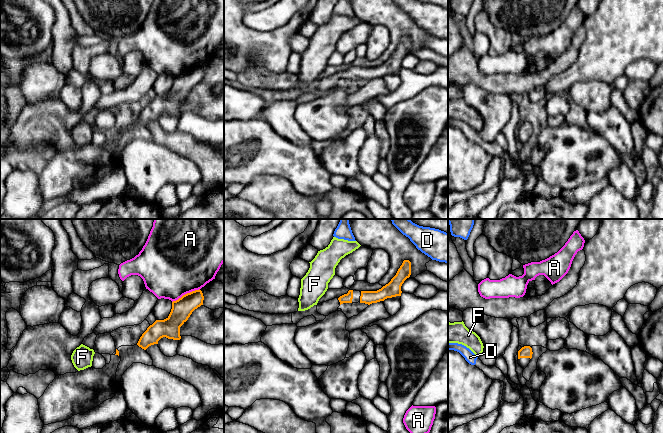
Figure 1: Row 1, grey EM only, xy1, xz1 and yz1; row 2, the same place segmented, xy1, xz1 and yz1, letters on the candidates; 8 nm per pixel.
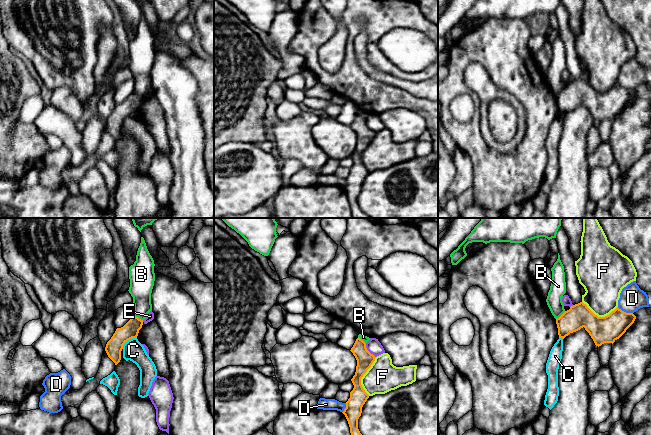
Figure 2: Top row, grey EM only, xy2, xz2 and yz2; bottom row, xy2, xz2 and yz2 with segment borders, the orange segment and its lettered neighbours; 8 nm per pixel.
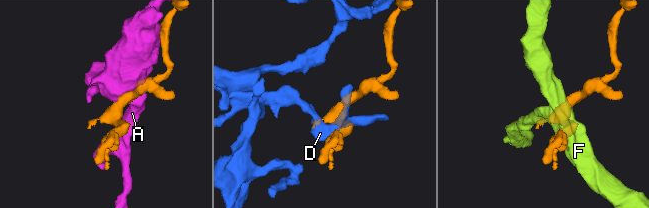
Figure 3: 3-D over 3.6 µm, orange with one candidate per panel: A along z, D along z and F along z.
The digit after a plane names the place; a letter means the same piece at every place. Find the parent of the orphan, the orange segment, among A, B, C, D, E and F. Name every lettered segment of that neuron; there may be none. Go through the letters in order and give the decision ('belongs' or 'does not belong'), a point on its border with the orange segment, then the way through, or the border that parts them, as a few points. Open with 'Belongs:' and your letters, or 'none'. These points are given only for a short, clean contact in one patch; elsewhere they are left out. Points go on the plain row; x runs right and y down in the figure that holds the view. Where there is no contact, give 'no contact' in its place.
Belongs: none
A: does not belong; contact xy1 (185, 70)
B: does not belong; contact yz2 (561, 91); border yz2 (565, 87), (556, 95)
C: does not belong; contact xy2 (128, 115); border xy2 (136, 113), (130, 114), (122, 124)
D: does not belong; contact yz2 (625, 88)
E: does not belong; contact xz2 (367, 126); border xz2 (365, 119), (365, 123), (375, 133)
F: does not belong; contact xz2 (362, 152); border xz2 (376, 133), (361, 154), (361, 162), (368, 171)

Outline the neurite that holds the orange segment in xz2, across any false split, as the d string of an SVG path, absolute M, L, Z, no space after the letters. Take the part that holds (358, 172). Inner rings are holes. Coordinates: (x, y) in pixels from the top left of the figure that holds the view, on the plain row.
M359 113L356 115L350 127L357 136L357 142L355 151L351 155L354 164L350 168L350 174L346 178L346 184L342 189L348 197L352 217L370 218L360 209L358 205L358 195L361 192L363 181L369 174L369 171L361 161L361 154L371 143L376 133L367 126L366 119Z

